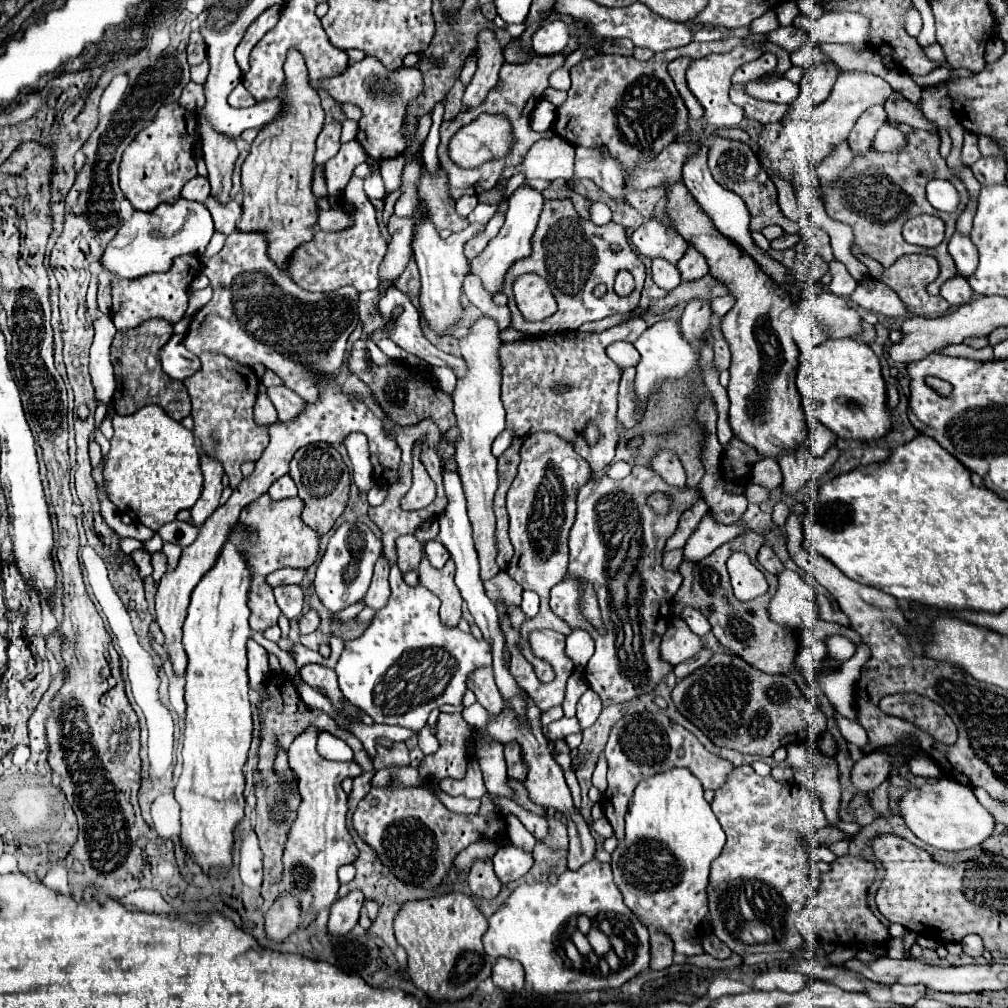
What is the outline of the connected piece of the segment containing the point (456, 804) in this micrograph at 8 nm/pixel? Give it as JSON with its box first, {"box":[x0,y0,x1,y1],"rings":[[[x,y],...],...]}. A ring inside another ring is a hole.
{"box":[440,793,480,813],"rings":[[[446,793],[440,795],[442,803],[450,809],[450,811],[456,811],[456,813],[478,813],[480,809],[480,799],[466,799],[466,797],[450,797]]]}

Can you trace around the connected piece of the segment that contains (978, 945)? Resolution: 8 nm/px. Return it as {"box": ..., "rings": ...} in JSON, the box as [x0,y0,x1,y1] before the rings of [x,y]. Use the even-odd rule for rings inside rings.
{"box":[960,935,984,957],"rings":[[[968,935],[960,945],[964,947],[964,953],[970,957],[982,957],[984,955],[984,945],[982,945],[982,939],[978,935]]]}

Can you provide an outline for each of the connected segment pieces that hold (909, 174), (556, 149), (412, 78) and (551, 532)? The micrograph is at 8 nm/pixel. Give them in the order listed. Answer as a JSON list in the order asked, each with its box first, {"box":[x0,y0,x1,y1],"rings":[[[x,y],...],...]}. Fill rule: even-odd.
[{"box":[822,129,968,295],"rings":[[[914,129],[908,135],[908,145],[906,145],[904,151],[900,151],[900,153],[880,153],[880,151],[872,149],[866,155],[856,155],[852,165],[842,175],[842,179],[836,181],[834,185],[828,185],[828,187],[822,189],[826,213],[836,221],[848,223],[854,229],[854,243],[862,251],[866,251],[870,257],[874,257],[878,263],[882,263],[884,267],[890,267],[898,257],[902,257],[906,253],[932,255],[940,265],[940,273],[938,273],[936,281],[928,285],[930,295],[938,295],[942,283],[958,275],[956,265],[954,265],[946,245],[948,245],[948,241],[954,233],[956,219],[960,217],[960,213],[964,211],[964,207],[968,203],[968,191],[966,191],[964,183],[948,171],[946,161],[938,153],[938,147],[940,147],[938,135]],[[932,179],[952,181],[952,185],[958,189],[960,205],[954,213],[942,213],[928,203],[926,183],[932,181]],[[922,213],[936,215],[946,225],[946,237],[936,249],[924,249],[924,247],[918,247],[918,245],[910,245],[902,237],[902,223],[906,223],[910,217],[916,217],[916,215],[922,215]]]},{"box":[496,135,574,185],"rings":[[[558,135],[536,141],[536,145],[530,147],[530,151],[526,153],[520,165],[502,169],[496,185],[508,181],[514,175],[536,177],[546,181],[554,181],[558,177],[572,179],[574,177],[574,145],[570,145],[568,141],[562,141],[562,137]]]},{"box":[312,57,424,159],"rings":[[[364,57],[360,63],[352,63],[344,73],[328,79],[320,79],[312,85],[316,91],[324,89],[332,99],[340,103],[352,103],[362,109],[360,137],[362,149],[372,159],[392,159],[404,153],[406,141],[402,137],[402,125],[406,119],[408,105],[416,103],[418,95],[424,91],[422,71],[416,67],[400,67],[396,71],[386,69],[378,59]]]},{"box":[506,433,592,655],"rings":[[[536,433],[522,445],[522,463],[518,475],[508,491],[508,513],[510,513],[510,541],[514,557],[508,563],[506,573],[522,585],[526,591],[540,595],[540,613],[526,621],[520,629],[522,655],[530,651],[528,635],[534,629],[552,629],[562,635],[570,635],[570,627],[550,611],[548,597],[550,589],[558,581],[566,579],[568,573],[568,533],[576,517],[578,489],[592,477],[588,463],[574,451],[574,447],[552,433]]]}]

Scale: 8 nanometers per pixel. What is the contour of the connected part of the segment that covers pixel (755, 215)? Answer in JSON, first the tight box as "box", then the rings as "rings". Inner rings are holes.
{"box":[708,137,798,233],"rings":[[[716,137],[712,147],[710,147],[710,157],[708,157],[708,167],[712,177],[732,193],[740,195],[746,207],[750,209],[750,231],[762,231],[768,225],[780,225],[784,233],[798,233],[798,223],[788,221],[778,207],[776,201],[776,185],[770,179],[770,175],[764,171],[760,165],[756,153],[750,149],[750,145],[742,141],[732,141],[724,137]]]}

